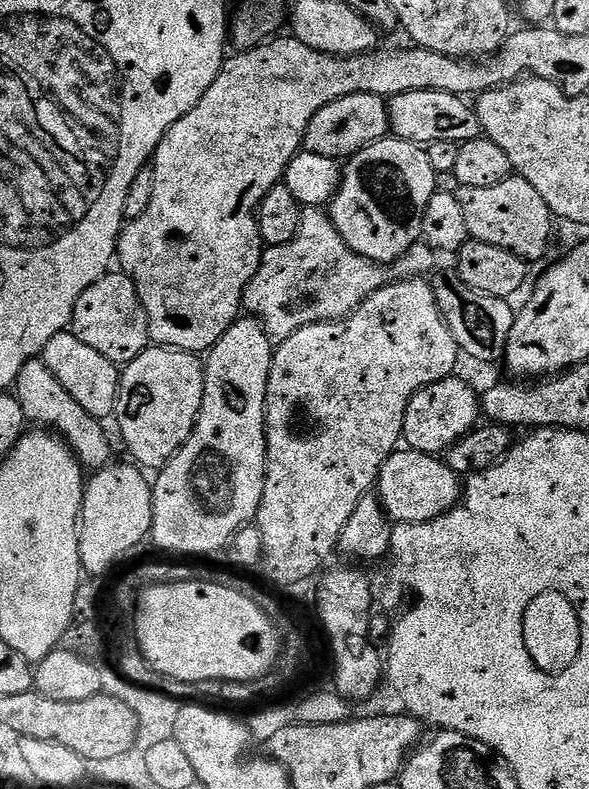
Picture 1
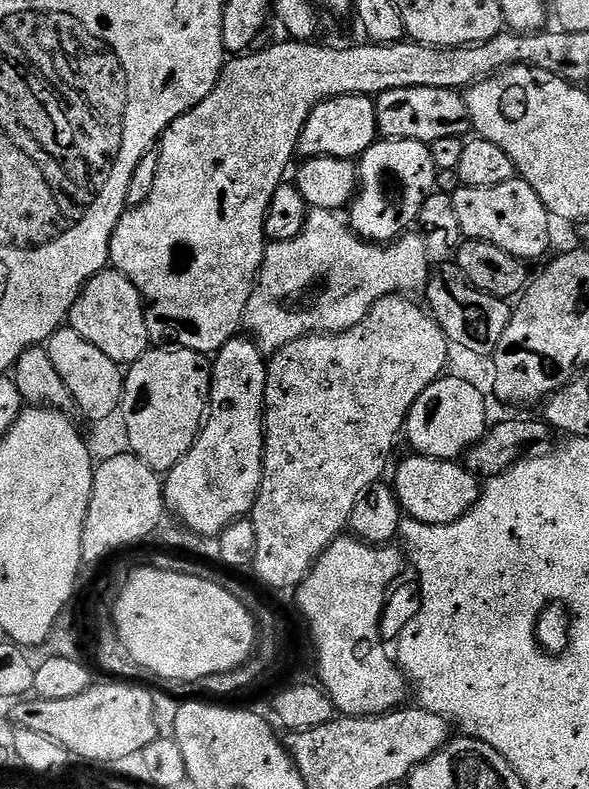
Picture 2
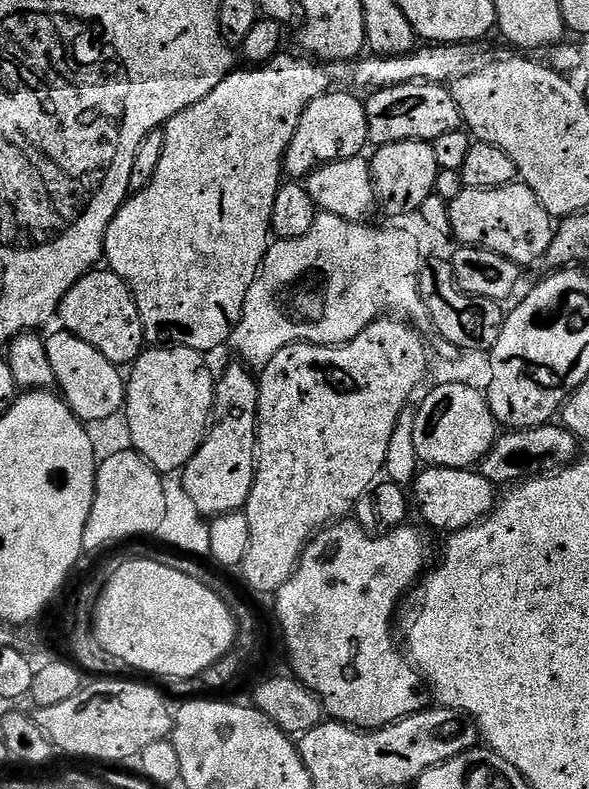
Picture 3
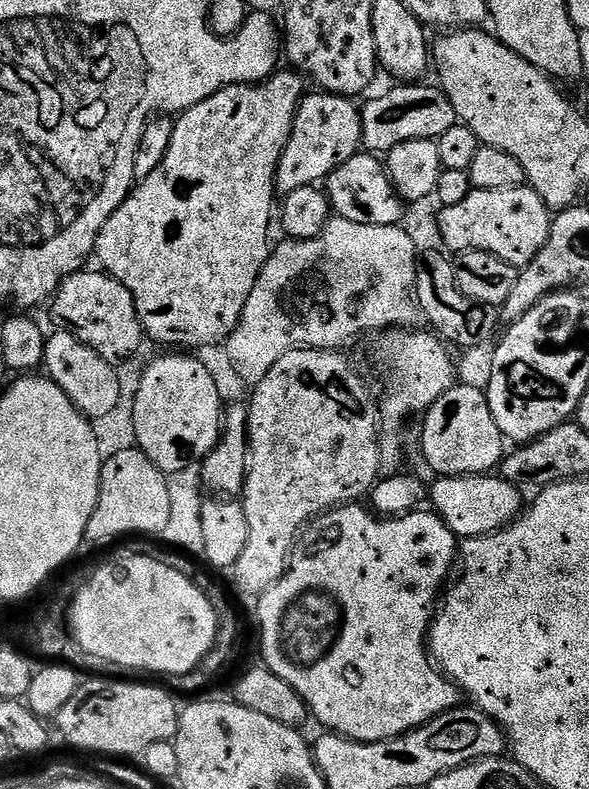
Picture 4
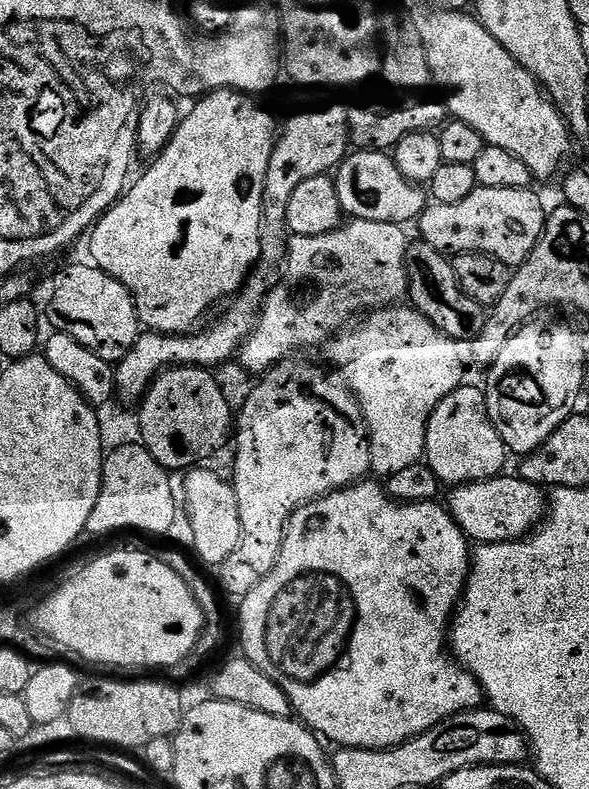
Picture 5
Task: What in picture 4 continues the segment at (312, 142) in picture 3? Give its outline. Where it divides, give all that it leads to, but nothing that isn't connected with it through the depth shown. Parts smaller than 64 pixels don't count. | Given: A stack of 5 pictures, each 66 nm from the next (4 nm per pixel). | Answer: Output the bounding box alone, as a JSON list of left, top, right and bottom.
[276,90,364,194]

